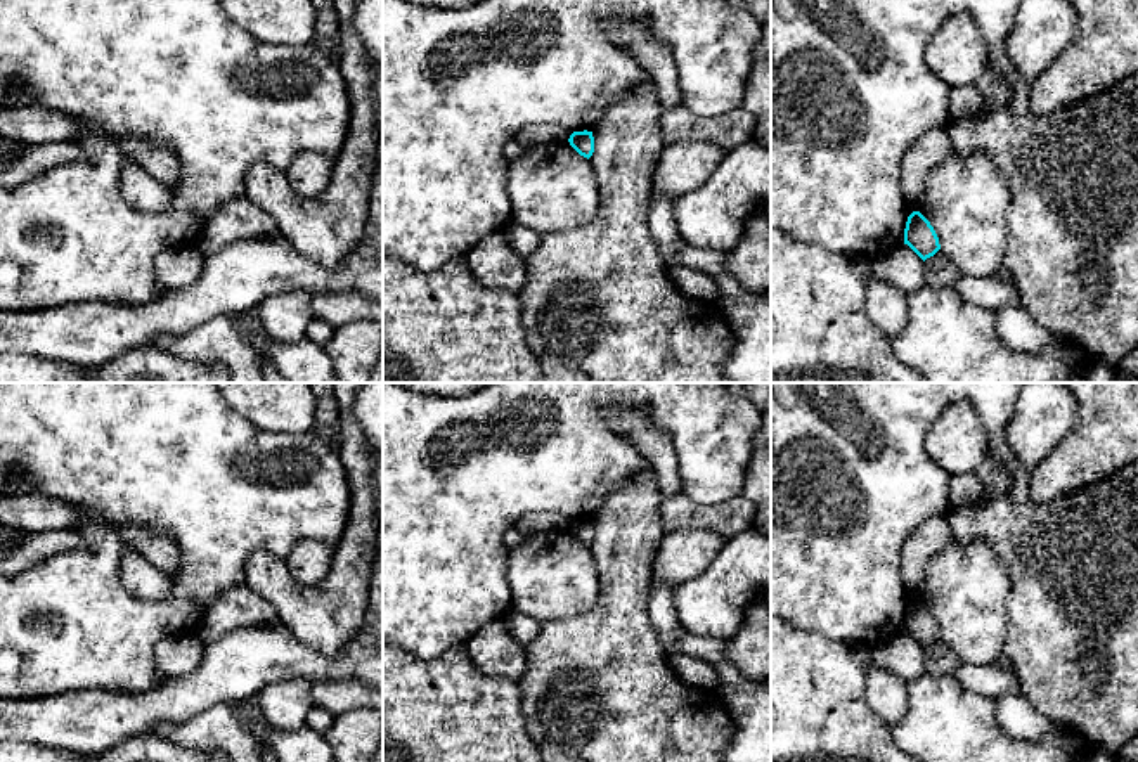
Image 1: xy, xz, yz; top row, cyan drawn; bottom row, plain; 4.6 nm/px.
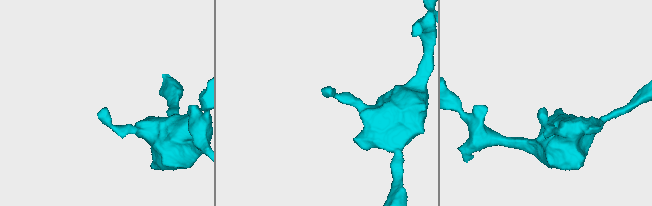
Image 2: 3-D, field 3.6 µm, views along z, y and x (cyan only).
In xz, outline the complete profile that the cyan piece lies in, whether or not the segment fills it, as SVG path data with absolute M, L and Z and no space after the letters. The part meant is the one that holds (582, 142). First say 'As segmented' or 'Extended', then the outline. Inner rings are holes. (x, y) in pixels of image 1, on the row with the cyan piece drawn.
As segmented. M573 132L568 139L570 145L584 158L591 158L594 152L594 137L592 132Z

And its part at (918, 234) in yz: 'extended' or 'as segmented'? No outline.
as segmented

